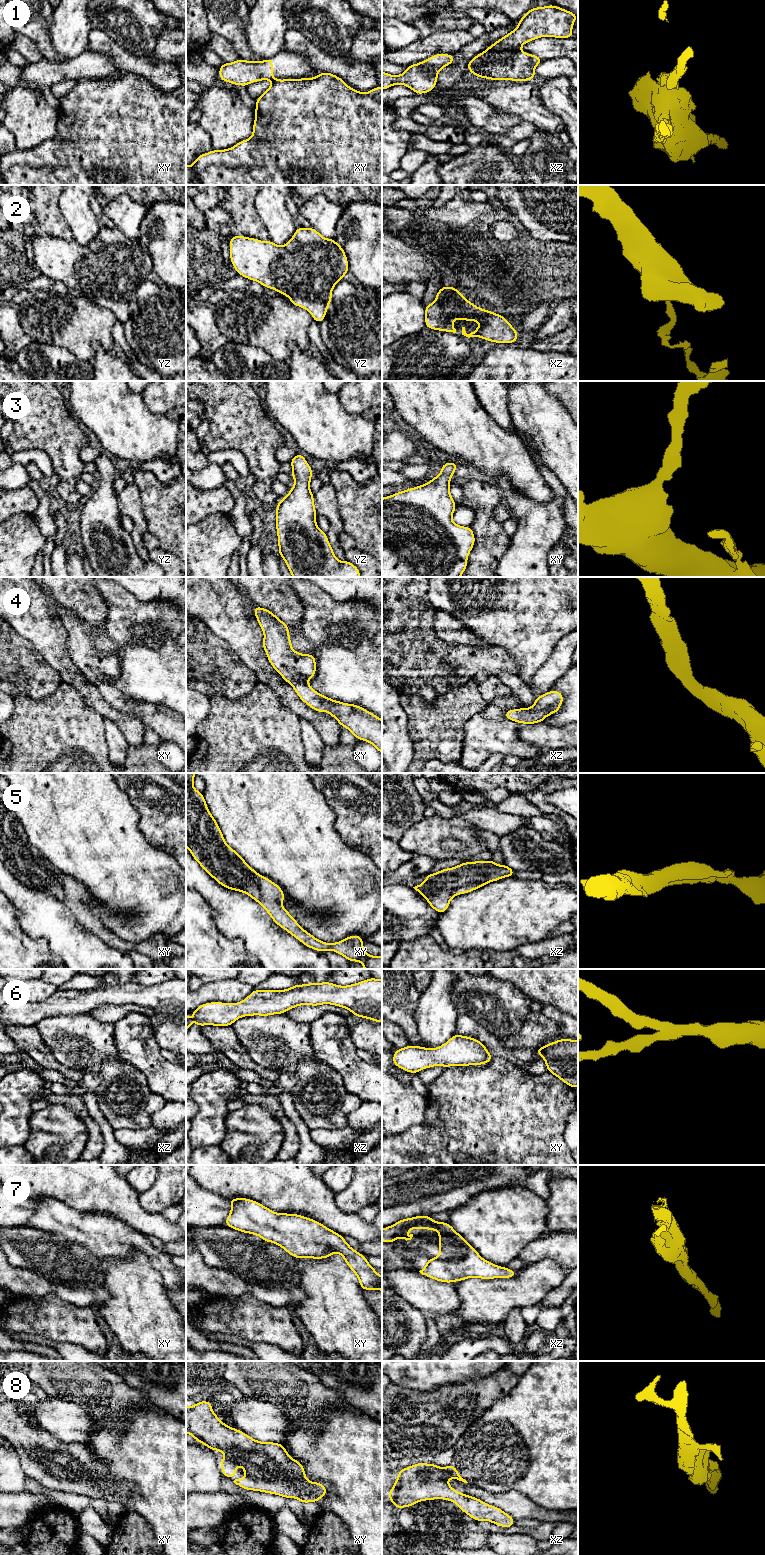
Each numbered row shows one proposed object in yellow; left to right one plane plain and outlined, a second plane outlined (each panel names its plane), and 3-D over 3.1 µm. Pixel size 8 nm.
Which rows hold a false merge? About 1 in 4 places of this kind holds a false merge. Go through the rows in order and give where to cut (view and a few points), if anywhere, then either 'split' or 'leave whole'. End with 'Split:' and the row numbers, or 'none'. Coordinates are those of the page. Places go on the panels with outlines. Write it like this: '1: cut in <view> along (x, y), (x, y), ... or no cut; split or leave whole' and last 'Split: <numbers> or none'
1: cut in xy along (276, 79), (273, 81); split
2: cut in yz along (290, 296), (319, 300), (327, 306); split
3: no cut; leave whole
4: no cut; leave whole
5: no cut; leave whole
6: no cut; leave whole
7: no cut; leave whole
8: no cut; leave whole
Split: 1, 2

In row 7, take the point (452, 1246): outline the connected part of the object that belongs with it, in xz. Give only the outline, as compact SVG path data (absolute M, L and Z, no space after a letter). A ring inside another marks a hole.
M427 1215L415 1216L412 1218L401 1219L395 1224L382 1229L382 1241L394 1243L396 1239L403 1238L411 1240L413 1234L406 1233L409 1229L428 1229L437 1230L439 1233L439 1255L437 1258L428 1258L426 1265L419 1272L429 1278L439 1282L453 1283L463 1281L468 1278L476 1277L480 1279L513 1278L517 1271L492 1264L483 1259L480 1254L461 1236L454 1228L446 1222L434 1221Z

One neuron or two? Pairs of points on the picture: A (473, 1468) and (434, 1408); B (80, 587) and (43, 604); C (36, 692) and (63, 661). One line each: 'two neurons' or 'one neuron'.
A: two neurons
B: two neurons
C: two neurons

